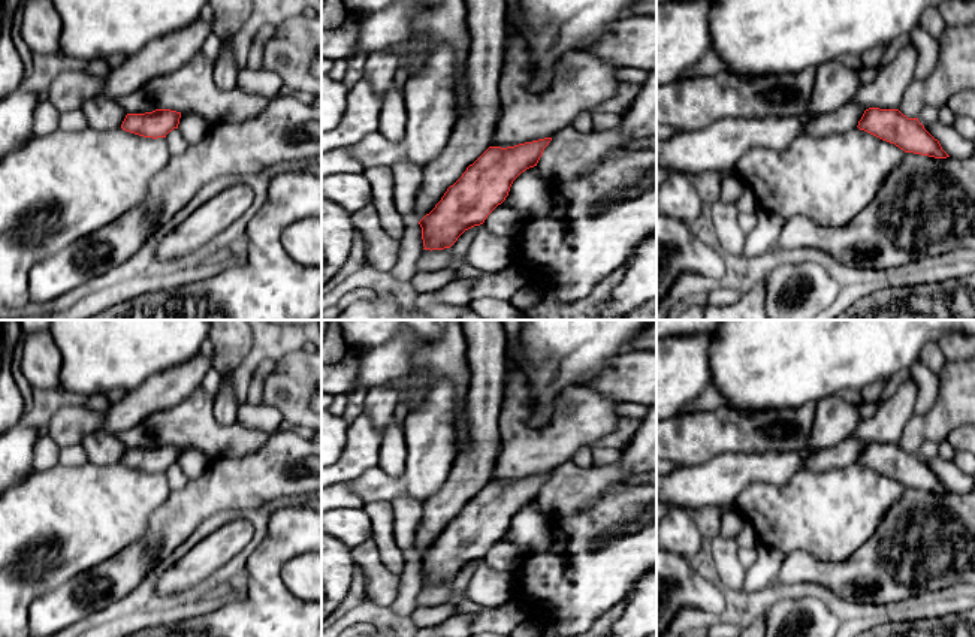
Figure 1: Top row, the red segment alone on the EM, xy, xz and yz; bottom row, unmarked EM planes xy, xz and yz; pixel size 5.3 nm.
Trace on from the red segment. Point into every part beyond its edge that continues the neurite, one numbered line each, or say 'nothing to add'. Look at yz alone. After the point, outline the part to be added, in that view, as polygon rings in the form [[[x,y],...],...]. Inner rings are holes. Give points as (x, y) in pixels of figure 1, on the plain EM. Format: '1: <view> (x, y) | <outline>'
1: yz (847, 452) | [[[854,434],[839,444],[813,452],[806,462],[811,473],[824,473],[839,470],[855,464],[866,443],[860,441]]]

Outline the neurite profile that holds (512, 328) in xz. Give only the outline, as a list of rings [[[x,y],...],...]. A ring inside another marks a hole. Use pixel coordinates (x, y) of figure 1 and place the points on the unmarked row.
[[[501,320],[507,333],[507,353],[508,360],[520,362],[520,347],[519,347],[519,332],[522,329],[523,320]]]

